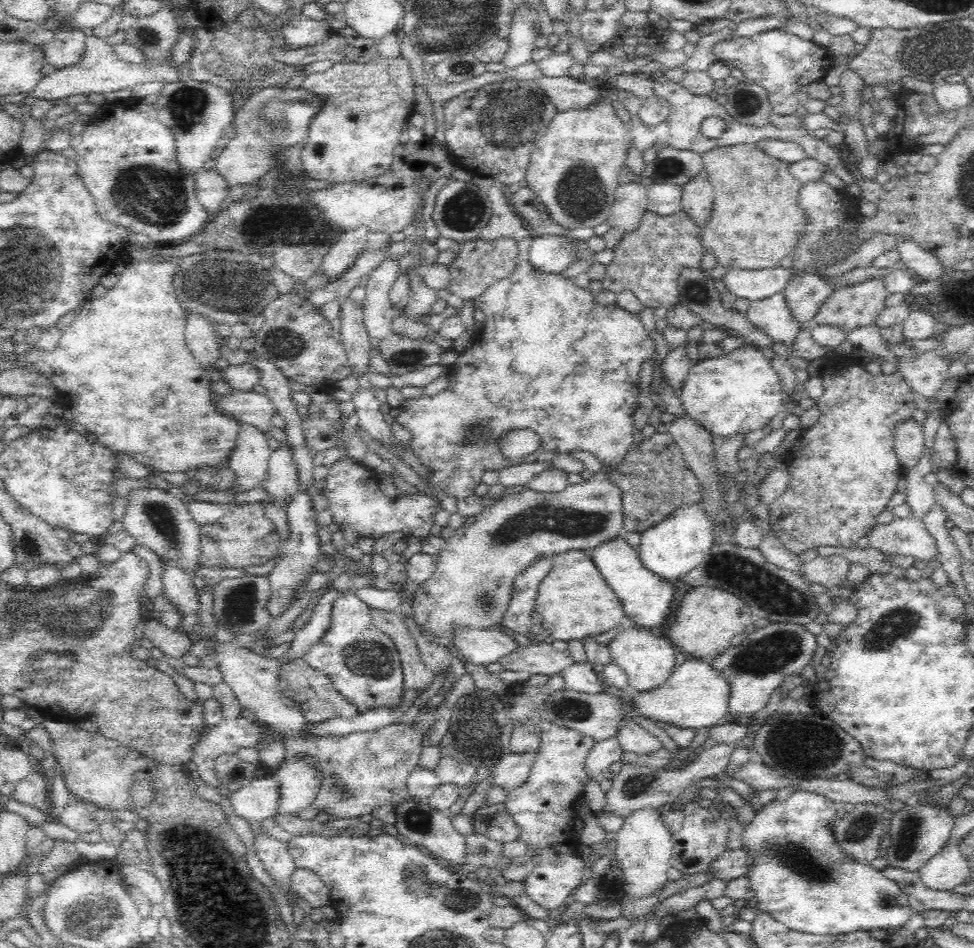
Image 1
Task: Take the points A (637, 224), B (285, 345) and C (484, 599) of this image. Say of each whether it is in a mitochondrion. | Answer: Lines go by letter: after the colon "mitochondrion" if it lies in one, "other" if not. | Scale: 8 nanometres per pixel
A: other
B: mitochondrion
C: mitochondrion

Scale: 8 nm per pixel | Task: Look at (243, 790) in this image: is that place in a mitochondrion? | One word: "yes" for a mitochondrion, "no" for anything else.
no

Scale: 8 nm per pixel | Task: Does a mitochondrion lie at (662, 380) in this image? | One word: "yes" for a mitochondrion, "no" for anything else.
no

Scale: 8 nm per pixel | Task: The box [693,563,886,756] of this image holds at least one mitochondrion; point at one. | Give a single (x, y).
(764, 655)

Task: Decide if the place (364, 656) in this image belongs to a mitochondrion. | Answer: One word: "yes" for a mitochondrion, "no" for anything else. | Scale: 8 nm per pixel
yes

